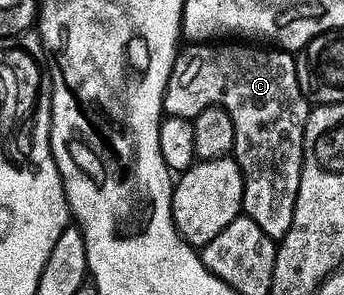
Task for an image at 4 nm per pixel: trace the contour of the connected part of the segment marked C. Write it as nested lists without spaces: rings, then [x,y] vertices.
[[[195,44],[180,53],[166,88],[164,113],[168,117],[194,121],[209,107],[219,106],[229,112],[236,133],[233,157],[242,170],[245,182],[244,215],[253,219],[267,236],[280,242],[293,224],[303,171],[305,128],[313,108],[301,92],[296,57],[292,53],[277,48],[269,48],[271,50],[265,52],[231,45],[235,44]]]

